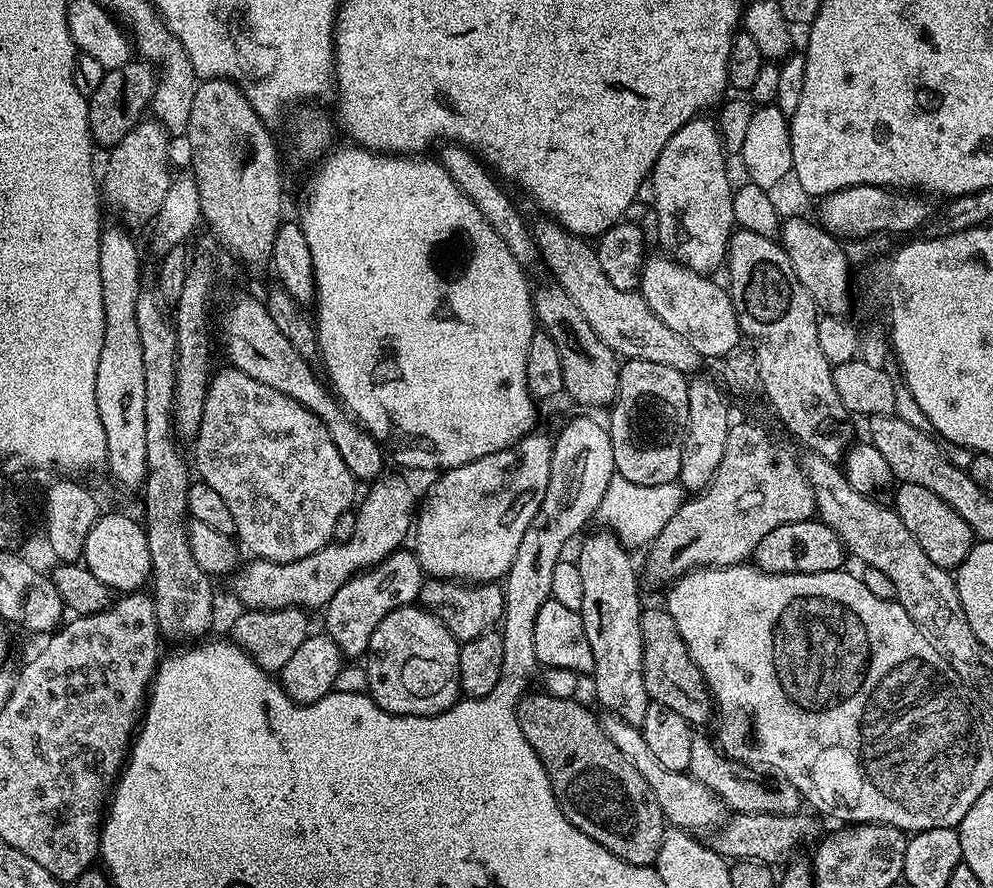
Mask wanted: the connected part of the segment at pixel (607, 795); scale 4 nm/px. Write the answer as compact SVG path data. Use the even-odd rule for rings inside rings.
M536 692L521 696L516 705L518 726L522 726L522 734L526 734L526 742L538 754L546 774L550 778L550 786L554 790L554 798L566 814L566 818L582 834L594 838L598 846L610 850L618 858L631 864L645 866L655 865L658 850L662 846L662 838L666 831L666 821L646 778L630 766L630 762L622 754L619 744L610 742L604 733L604 725L588 708L583 708L576 700L563 700L560 696L547 696L544 692Z

